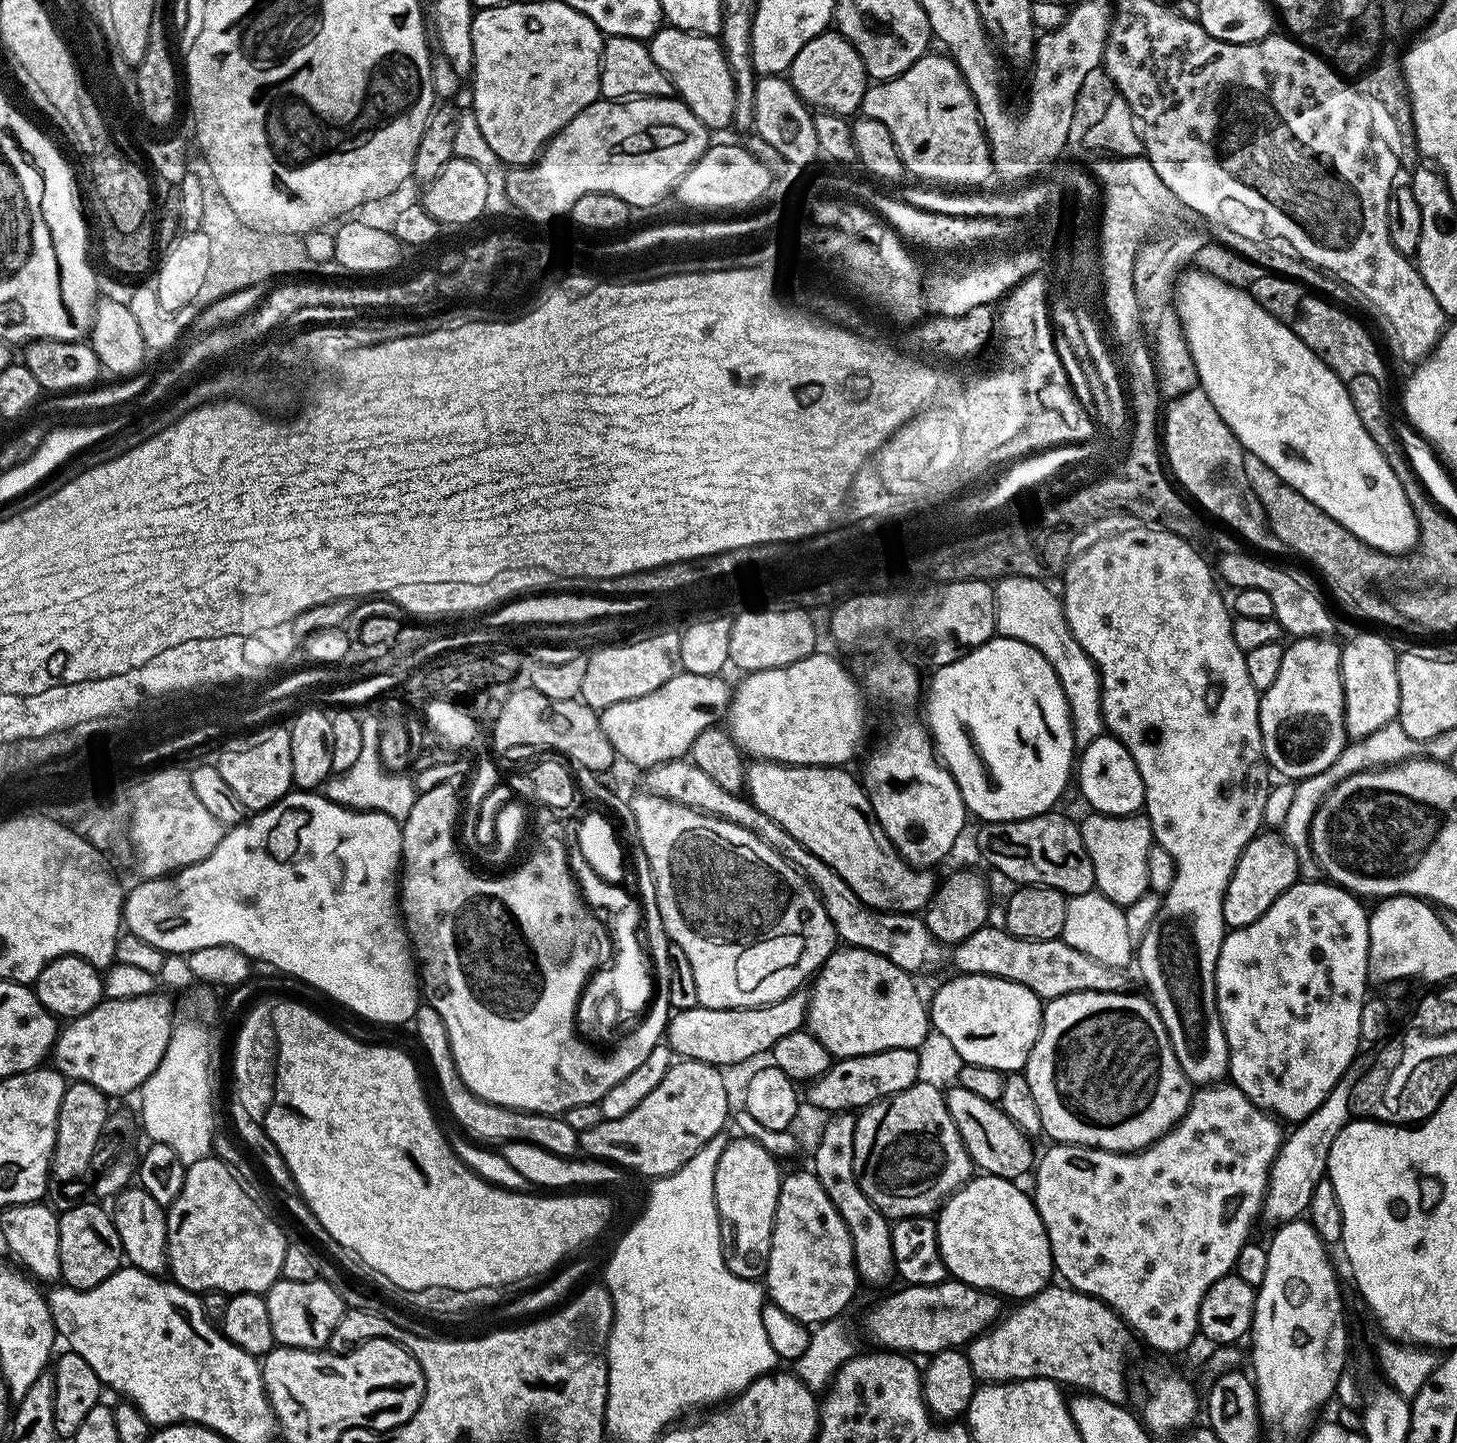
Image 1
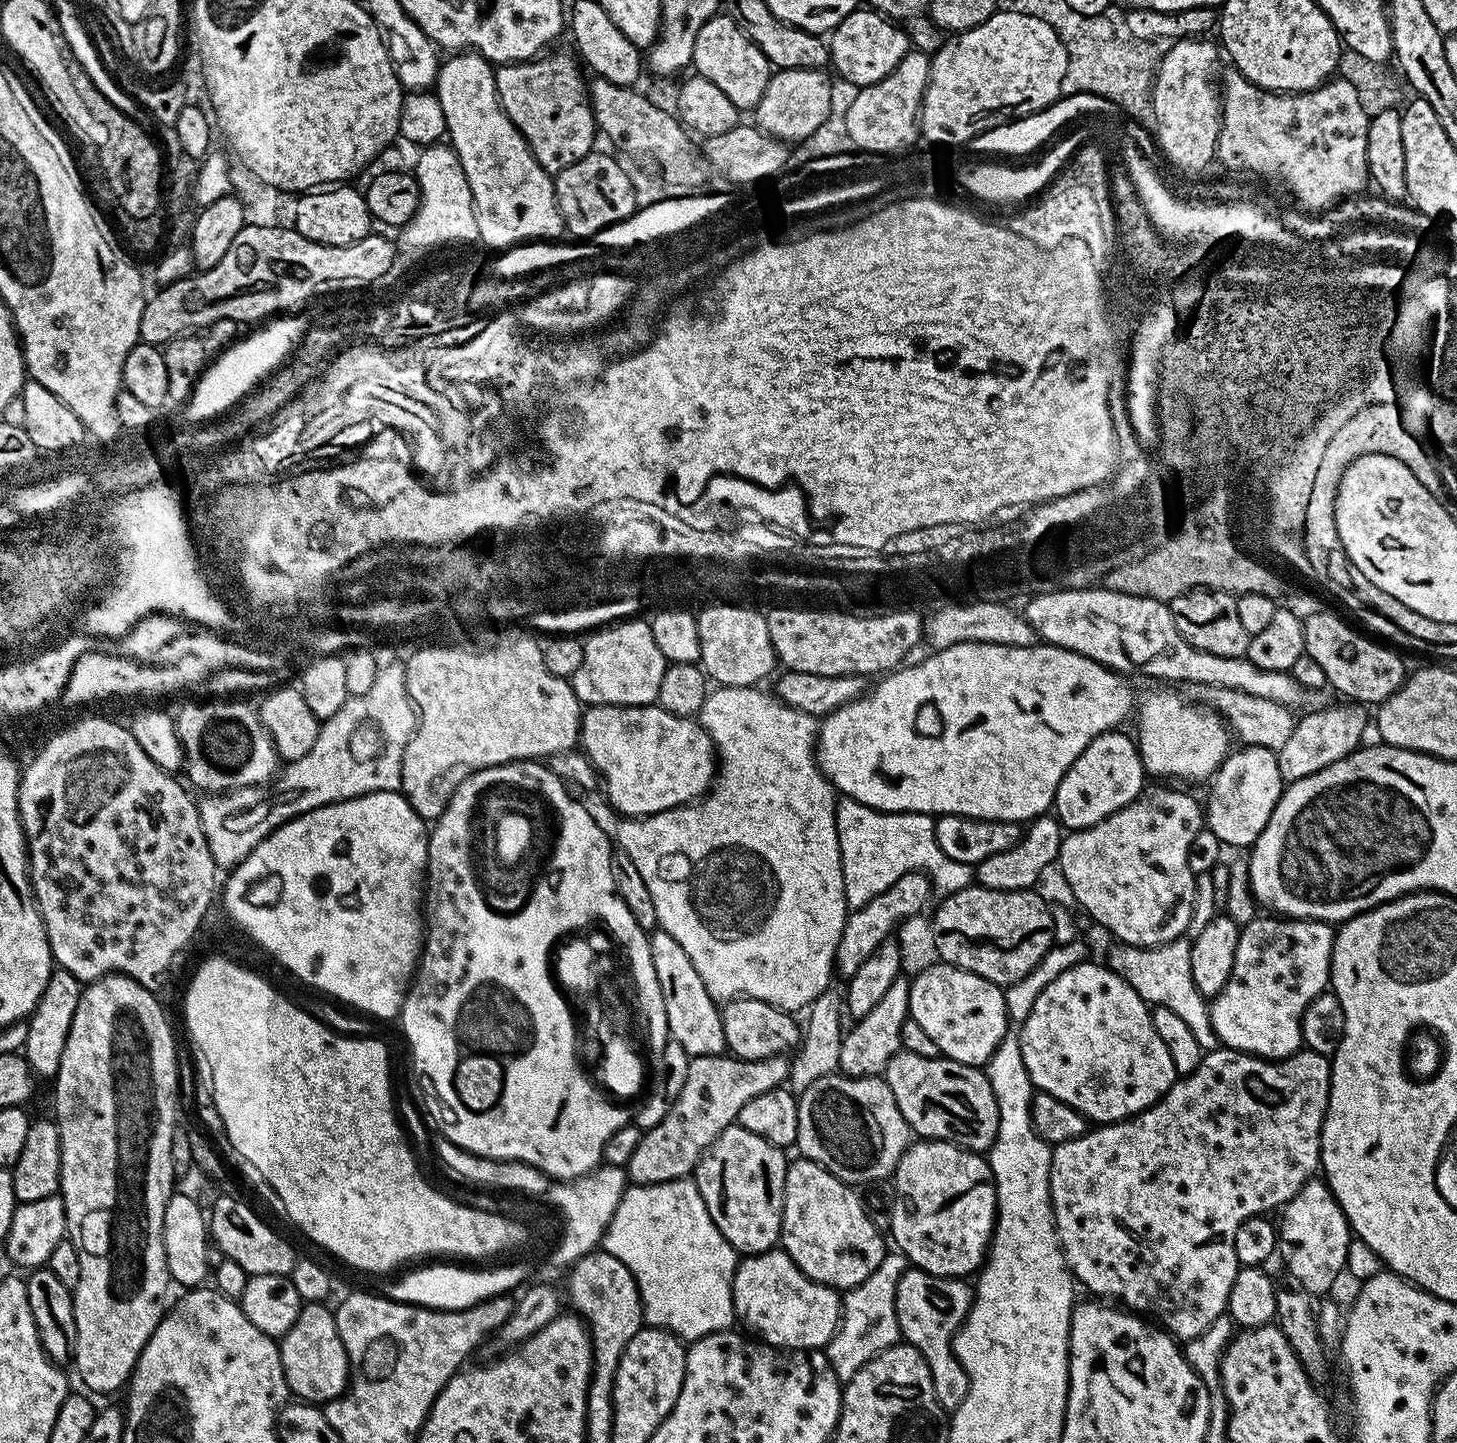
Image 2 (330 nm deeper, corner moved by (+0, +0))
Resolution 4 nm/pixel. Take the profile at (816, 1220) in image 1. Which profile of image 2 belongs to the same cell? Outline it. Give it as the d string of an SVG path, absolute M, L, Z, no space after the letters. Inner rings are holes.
M796 1158L789 1163L779 1243L809 1278L827 1288L857 1288L878 1270L886 1251L884 1236L885 1233L870 1222L855 1187L842 1183L813 1160Z

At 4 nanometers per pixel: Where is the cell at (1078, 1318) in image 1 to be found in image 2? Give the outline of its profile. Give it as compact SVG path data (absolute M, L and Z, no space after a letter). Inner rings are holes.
M912 1266L902 1274L902 1282L898 1282L898 1294L896 1295L896 1313L898 1314L901 1337L916 1347L922 1354L922 1358L926 1358L934 1382L934 1394L945 1410L955 1410L958 1406L962 1406L968 1393L968 1375L962 1362L956 1357L956 1351L952 1348L952 1341L955 1340L960 1325L964 1323L972 1308L974 1292L969 1285L967 1288L964 1284L967 1283L963 1279L950 1276L931 1276L929 1272L923 1272L922 1269Z

